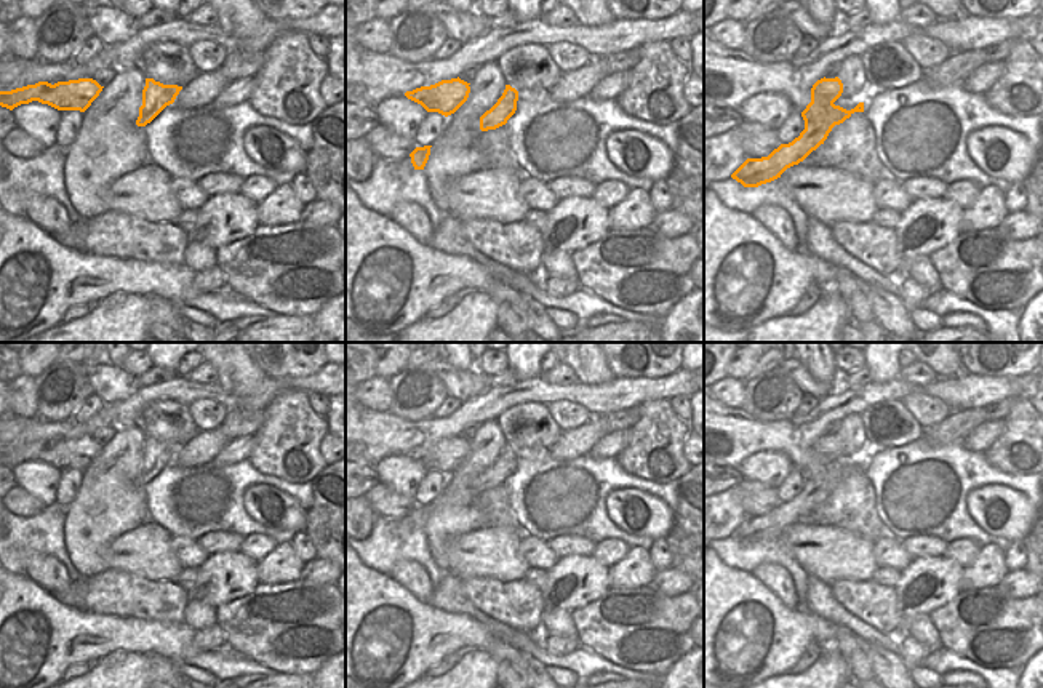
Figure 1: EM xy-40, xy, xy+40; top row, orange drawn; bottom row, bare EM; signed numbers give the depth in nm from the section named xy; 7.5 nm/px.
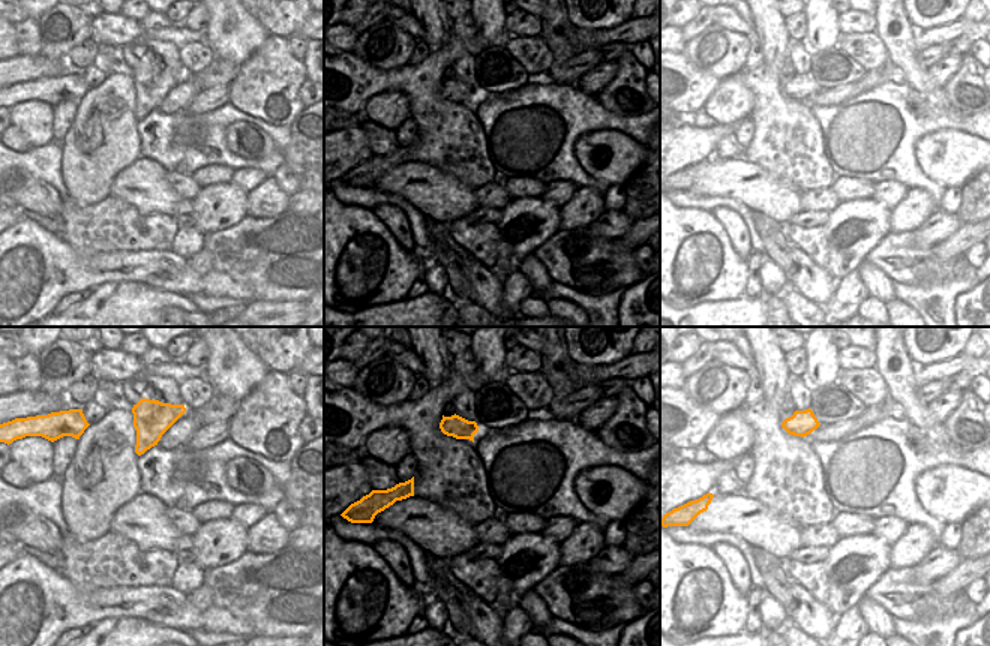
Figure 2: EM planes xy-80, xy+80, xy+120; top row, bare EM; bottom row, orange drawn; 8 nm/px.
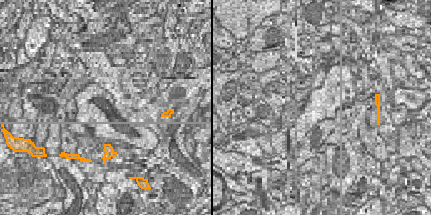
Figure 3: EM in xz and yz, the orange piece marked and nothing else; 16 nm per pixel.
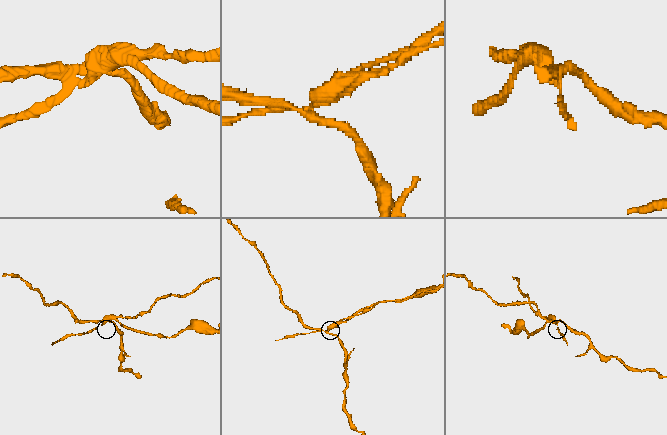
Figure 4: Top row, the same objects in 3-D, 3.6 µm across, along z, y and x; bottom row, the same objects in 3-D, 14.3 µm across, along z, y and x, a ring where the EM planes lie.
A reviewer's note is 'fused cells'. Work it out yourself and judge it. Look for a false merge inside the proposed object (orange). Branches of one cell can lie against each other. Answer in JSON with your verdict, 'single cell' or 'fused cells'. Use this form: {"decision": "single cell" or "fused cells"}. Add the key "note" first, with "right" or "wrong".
{"note": "right", "decision": "fused cells"}

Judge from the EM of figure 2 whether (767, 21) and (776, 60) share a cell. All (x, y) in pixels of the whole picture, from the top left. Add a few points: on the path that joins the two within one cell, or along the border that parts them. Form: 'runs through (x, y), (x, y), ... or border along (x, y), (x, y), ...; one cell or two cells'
runs through (770, 30), (776, 41), (776, 51); one cell

